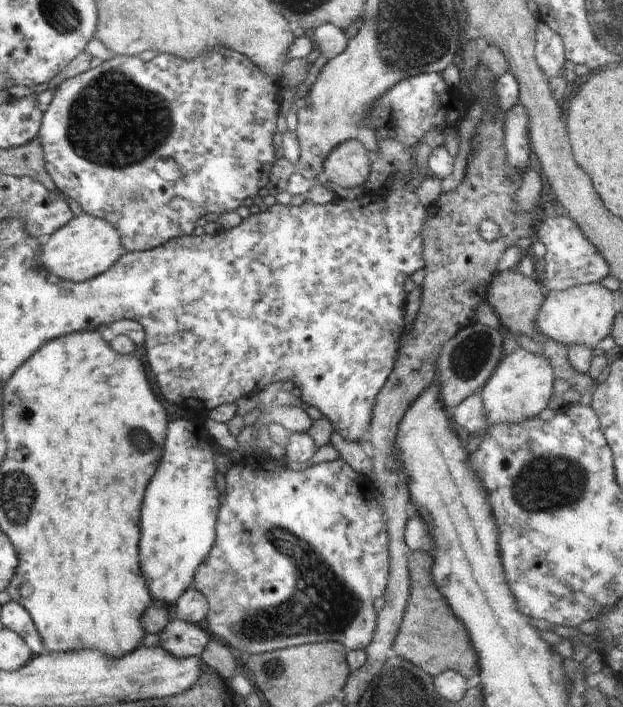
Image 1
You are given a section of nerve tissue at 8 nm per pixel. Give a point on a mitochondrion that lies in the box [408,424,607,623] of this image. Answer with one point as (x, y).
(548, 484)

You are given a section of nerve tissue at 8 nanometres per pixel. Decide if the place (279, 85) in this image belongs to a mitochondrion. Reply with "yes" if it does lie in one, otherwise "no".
no

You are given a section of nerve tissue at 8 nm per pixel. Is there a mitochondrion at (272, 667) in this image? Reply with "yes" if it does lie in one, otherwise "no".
yes

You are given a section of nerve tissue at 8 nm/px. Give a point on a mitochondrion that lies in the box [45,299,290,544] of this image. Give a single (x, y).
(142, 442)

